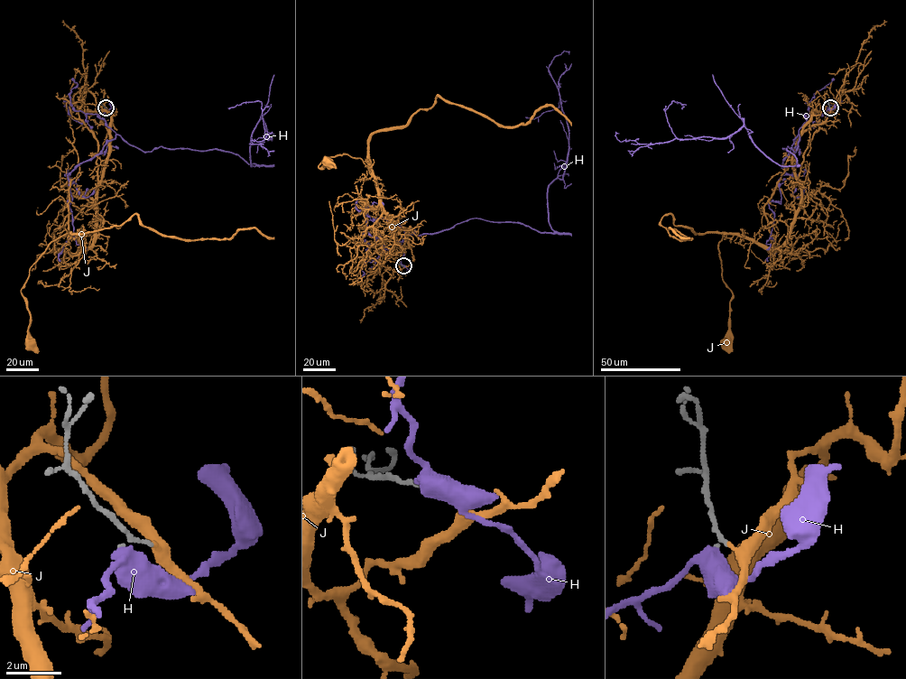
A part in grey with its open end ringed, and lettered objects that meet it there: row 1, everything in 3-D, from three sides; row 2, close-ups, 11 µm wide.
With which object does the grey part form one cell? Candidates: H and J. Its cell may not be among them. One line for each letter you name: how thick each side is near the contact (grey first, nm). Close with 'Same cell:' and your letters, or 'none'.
J: calibres 140 and 300 nm
Same cell: J

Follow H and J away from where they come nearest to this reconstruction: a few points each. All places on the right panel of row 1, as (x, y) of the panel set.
H: (829, 108), (782, 148), (792, 166), (771, 160), (743, 118), (722, 138), (618, 134)
J: (830, 107), (796, 148), (801, 202), (788, 238), (768, 247), (727, 233), (718, 243), (732, 296), (726, 343)

